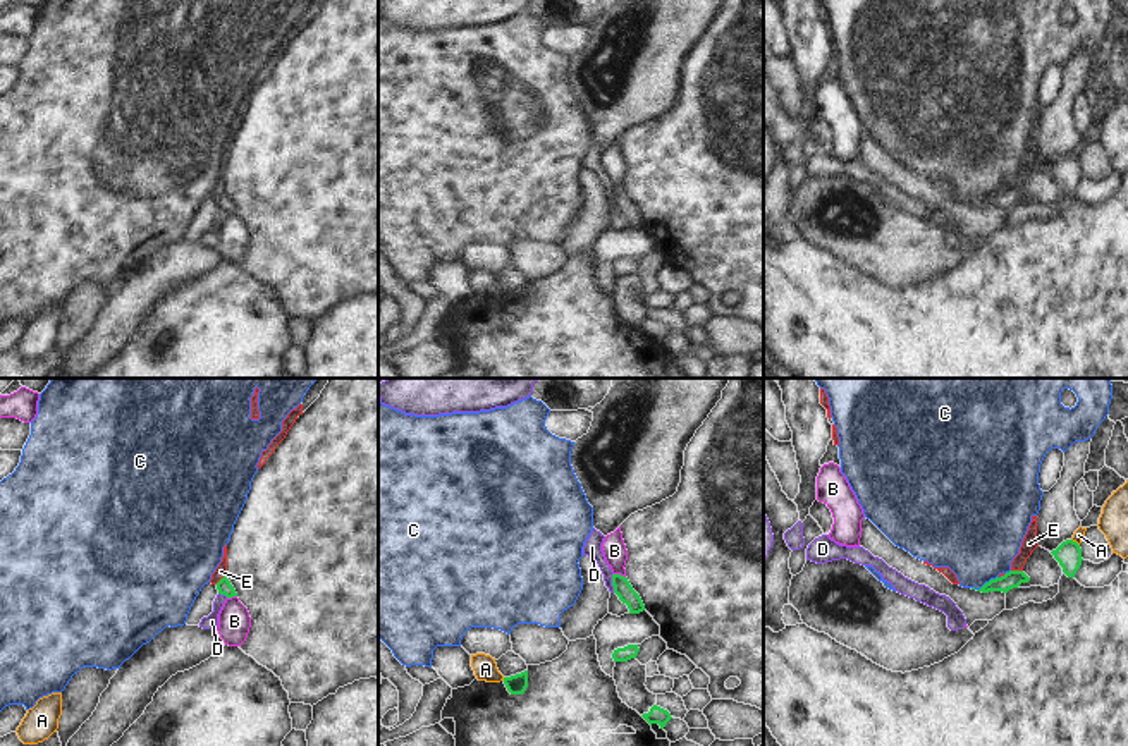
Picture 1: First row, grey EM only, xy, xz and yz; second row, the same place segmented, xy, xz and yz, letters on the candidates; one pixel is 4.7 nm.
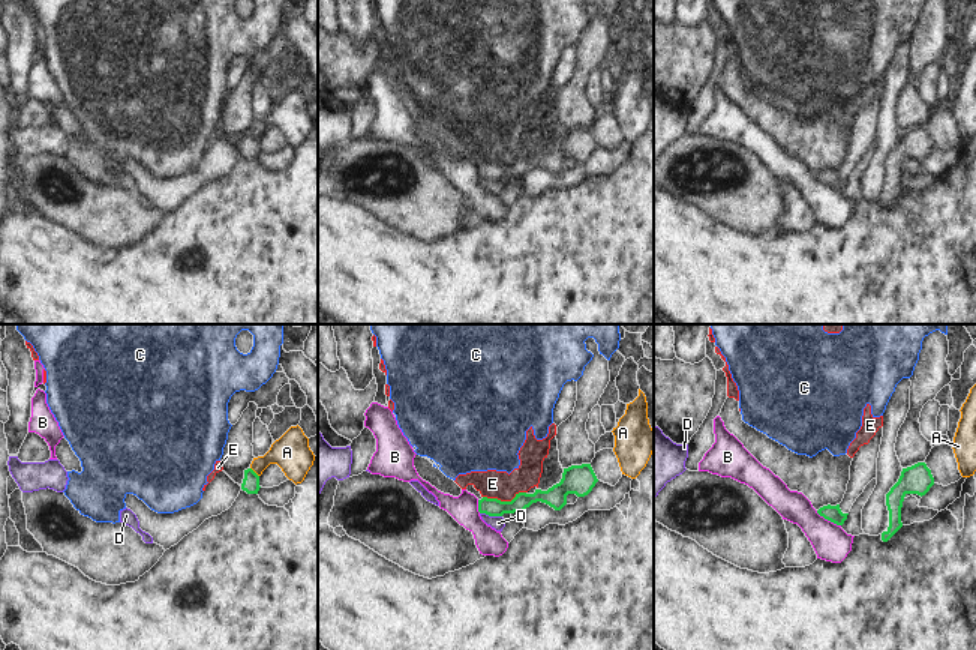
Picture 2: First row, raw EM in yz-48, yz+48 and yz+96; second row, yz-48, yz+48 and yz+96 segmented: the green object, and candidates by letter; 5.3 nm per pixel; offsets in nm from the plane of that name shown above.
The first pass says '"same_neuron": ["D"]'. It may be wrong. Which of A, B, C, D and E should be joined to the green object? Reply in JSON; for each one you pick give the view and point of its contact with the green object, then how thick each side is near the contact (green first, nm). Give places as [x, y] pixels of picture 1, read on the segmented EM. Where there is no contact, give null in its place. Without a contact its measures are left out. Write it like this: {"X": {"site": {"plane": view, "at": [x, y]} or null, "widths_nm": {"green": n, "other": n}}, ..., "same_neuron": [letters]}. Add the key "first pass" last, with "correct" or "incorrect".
{"same_neuron": [], "first pass": "incorrect"}

